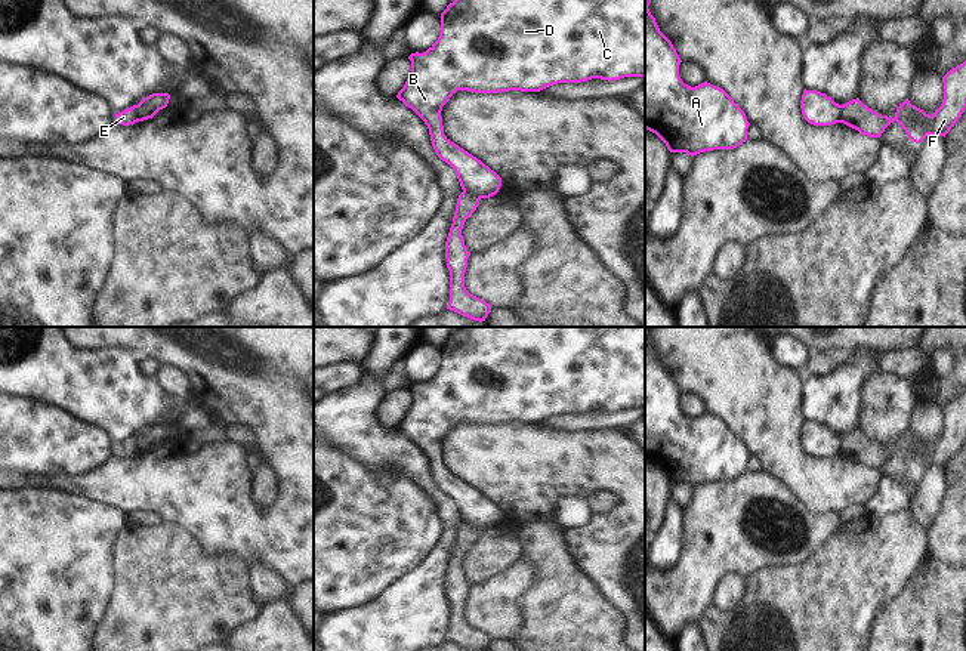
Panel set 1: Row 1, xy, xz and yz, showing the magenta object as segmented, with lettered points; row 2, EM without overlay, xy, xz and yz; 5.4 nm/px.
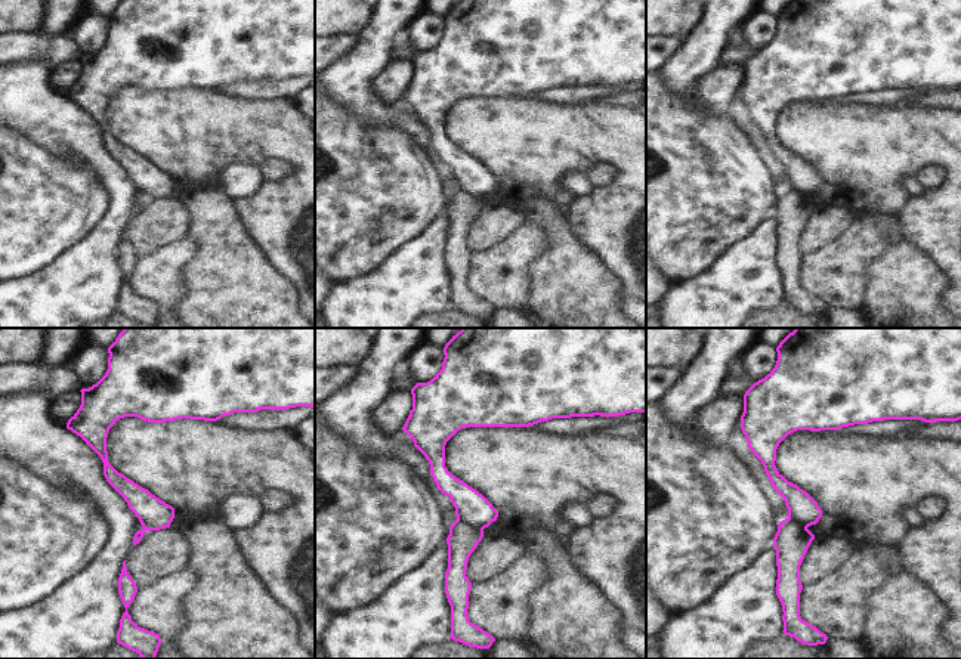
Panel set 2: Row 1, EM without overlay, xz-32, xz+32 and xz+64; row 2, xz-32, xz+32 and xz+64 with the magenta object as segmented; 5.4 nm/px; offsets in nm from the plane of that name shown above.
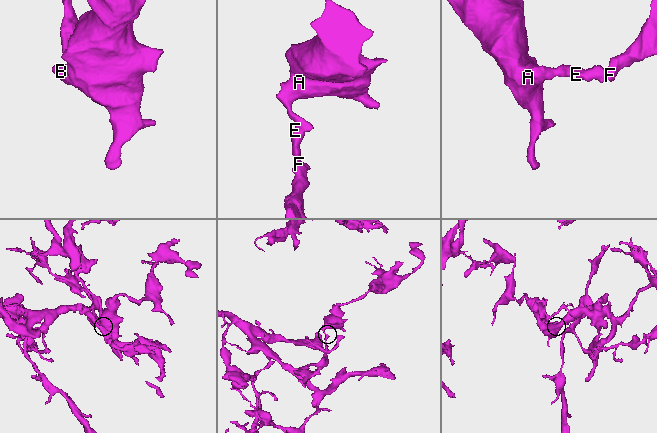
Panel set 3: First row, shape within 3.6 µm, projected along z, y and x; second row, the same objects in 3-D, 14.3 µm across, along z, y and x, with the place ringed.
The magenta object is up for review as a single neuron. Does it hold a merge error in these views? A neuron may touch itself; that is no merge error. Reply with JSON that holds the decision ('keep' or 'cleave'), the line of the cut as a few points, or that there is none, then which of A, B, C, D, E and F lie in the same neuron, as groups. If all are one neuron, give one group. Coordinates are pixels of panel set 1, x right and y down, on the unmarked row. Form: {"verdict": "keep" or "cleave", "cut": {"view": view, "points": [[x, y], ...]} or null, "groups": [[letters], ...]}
{"verdict": "cleave", "cut": {"view": "xz", "points": [[463, 523], [480, 530]]}, "groups": [["A", "B", "C", "D"], ["E", "F"]]}

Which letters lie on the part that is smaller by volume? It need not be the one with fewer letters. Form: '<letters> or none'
A, B, C, D

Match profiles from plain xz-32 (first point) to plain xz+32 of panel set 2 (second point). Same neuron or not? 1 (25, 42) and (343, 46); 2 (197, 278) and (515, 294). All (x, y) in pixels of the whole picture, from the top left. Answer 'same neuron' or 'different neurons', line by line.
1: same neuron
2: different neurons

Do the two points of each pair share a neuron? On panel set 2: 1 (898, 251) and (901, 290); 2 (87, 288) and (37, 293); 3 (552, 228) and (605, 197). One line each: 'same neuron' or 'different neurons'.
1: same neuron
2: same neuron
3: different neurons

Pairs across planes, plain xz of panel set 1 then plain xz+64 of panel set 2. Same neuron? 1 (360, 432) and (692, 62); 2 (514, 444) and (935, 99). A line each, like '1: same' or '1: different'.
1: same
2: different

